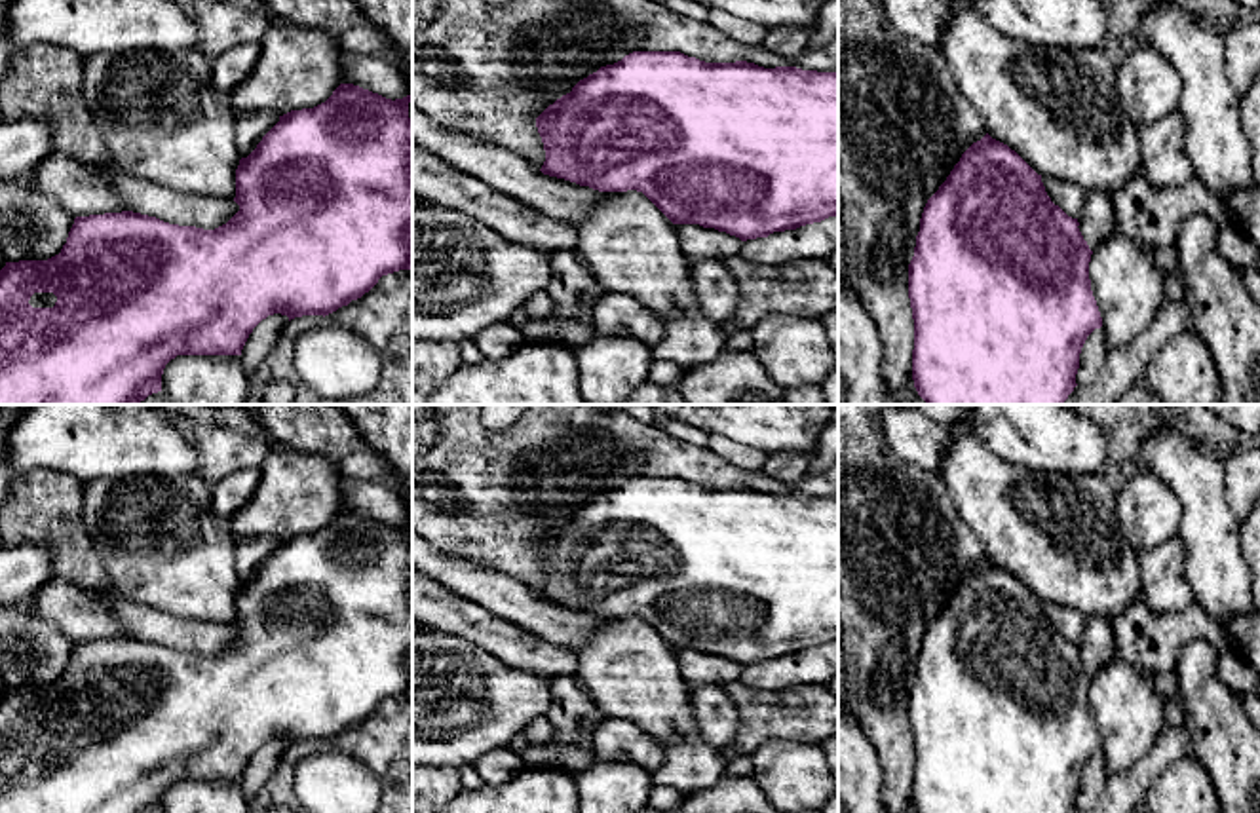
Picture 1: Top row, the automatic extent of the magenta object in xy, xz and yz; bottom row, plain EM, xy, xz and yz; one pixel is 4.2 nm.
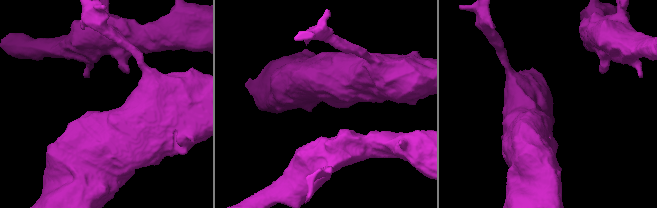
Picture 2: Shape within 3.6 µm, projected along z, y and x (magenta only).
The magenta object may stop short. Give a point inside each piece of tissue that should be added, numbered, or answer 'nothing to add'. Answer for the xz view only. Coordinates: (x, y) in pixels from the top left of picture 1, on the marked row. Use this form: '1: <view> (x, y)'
nothing to add

